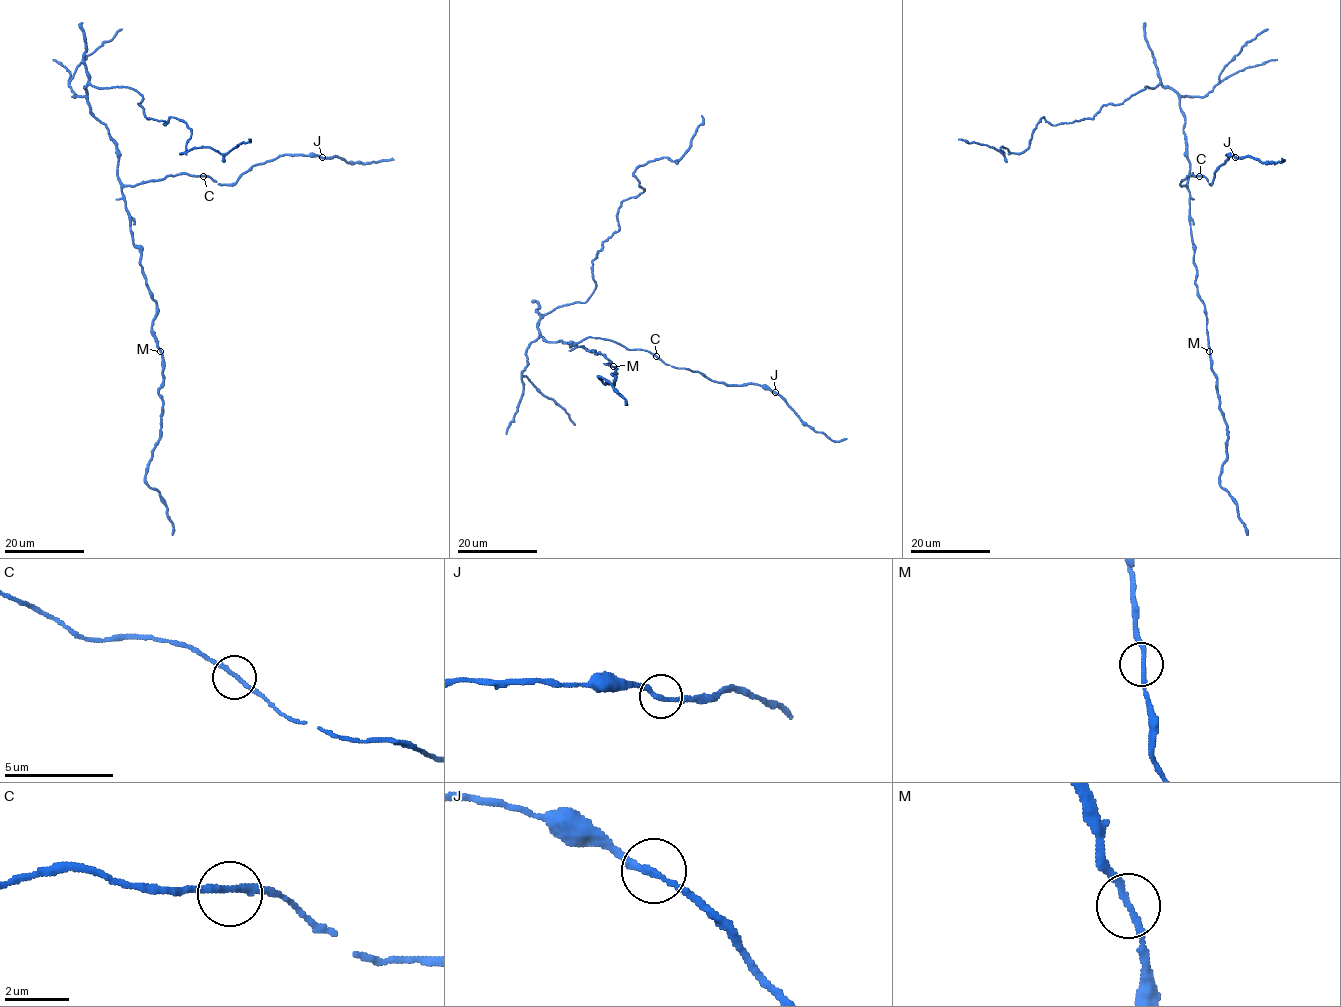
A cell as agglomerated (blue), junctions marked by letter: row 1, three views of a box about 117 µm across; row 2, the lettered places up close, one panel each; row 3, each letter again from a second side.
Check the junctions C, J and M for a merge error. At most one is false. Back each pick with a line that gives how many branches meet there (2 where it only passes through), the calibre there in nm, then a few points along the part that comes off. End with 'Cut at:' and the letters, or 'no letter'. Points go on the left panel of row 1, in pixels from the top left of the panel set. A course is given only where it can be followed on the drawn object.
Cut at: no letter

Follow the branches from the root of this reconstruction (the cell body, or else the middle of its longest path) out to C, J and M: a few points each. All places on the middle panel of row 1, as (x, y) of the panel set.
C: (569, 344), (570, 347), (585, 338), (599, 338), (611, 340), (629, 350), (648, 351), (656, 356)
J: (569, 344), (589, 337), (611, 340), (717, 382), (756, 383), (775, 392)
M: (569, 344), (570, 347), (573, 345), (602, 353), (609, 360), (604, 363), (613, 366)

